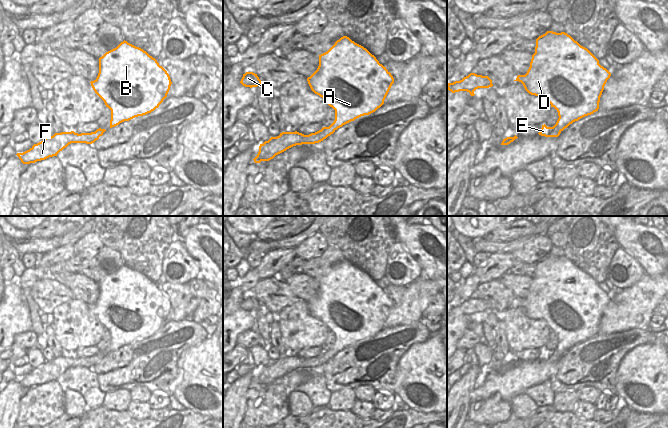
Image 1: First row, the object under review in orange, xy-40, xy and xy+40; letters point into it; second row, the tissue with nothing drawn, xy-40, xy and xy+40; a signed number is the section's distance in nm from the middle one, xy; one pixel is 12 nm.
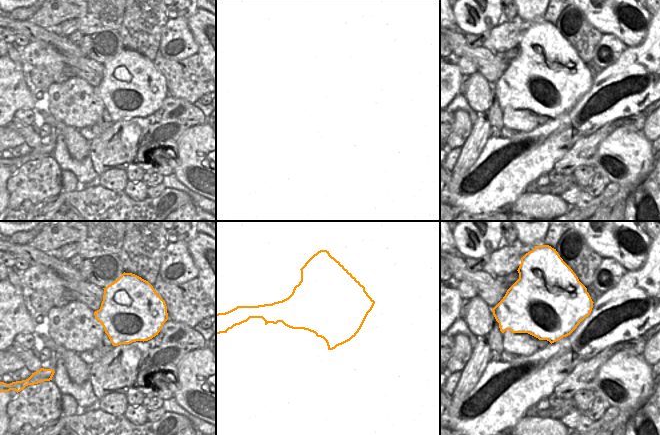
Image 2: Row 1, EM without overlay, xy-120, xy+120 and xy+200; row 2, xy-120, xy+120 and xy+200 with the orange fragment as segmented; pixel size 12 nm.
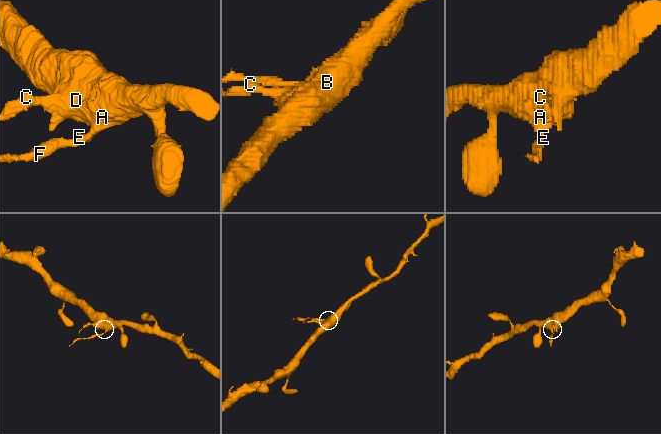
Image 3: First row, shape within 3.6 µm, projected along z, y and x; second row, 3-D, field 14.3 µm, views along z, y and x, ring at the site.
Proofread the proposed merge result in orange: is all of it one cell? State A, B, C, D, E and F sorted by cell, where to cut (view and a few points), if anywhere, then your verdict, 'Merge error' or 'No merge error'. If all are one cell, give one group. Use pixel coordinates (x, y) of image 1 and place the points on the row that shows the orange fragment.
Groups: A B C D / E F. Split along xy+40 (555, 124), (559, 133). Merge error.

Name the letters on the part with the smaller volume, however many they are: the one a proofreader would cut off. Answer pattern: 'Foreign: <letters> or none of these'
Foreign: E, F

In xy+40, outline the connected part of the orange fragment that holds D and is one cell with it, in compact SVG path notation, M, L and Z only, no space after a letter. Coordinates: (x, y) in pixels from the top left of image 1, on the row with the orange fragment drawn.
M547 31L536 39L535 53L527 73L518 75L514 81L521 82L529 94L548 100L558 112L555 125L561 133L573 122L598 111L600 97L610 76L599 60L570 35Z

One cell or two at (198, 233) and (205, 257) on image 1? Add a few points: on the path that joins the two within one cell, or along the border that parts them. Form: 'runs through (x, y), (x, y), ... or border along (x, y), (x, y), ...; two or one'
runs through (197, 239), (199, 247), (203, 251); one

